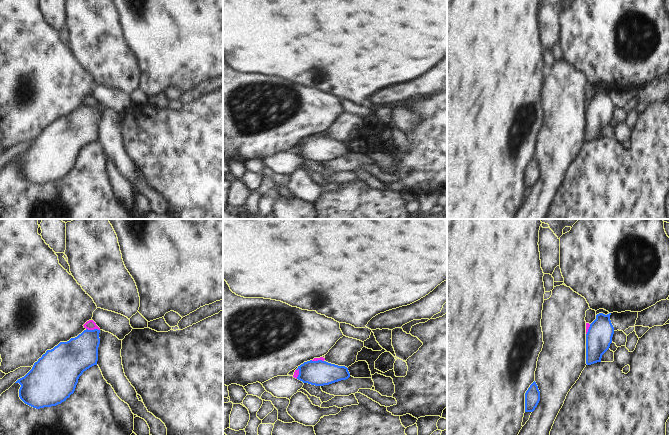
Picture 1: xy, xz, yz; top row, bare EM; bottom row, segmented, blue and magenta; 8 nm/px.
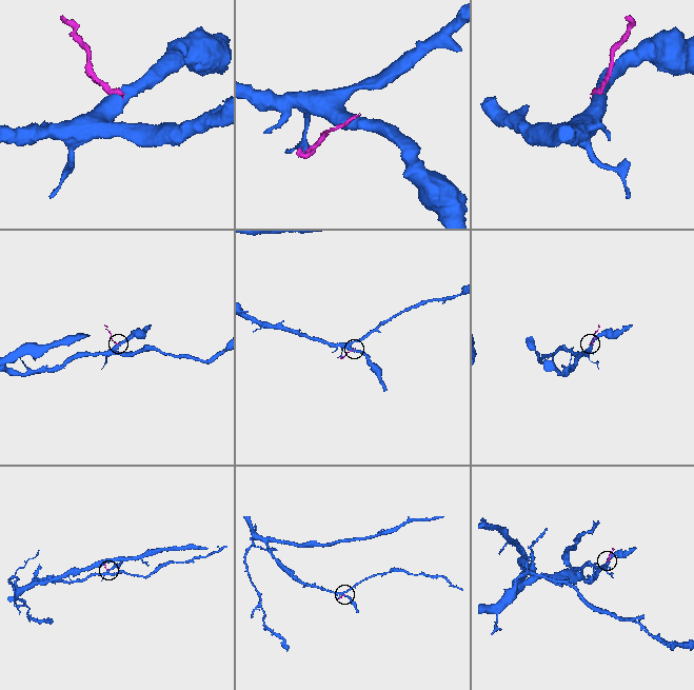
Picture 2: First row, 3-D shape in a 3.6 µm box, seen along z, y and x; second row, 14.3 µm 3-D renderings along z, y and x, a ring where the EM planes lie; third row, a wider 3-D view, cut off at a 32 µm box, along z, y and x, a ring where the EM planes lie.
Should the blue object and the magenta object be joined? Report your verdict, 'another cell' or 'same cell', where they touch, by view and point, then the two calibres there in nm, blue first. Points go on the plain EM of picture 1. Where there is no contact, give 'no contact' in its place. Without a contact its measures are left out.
another cell | xy (94, 105) | 280/80 nm

